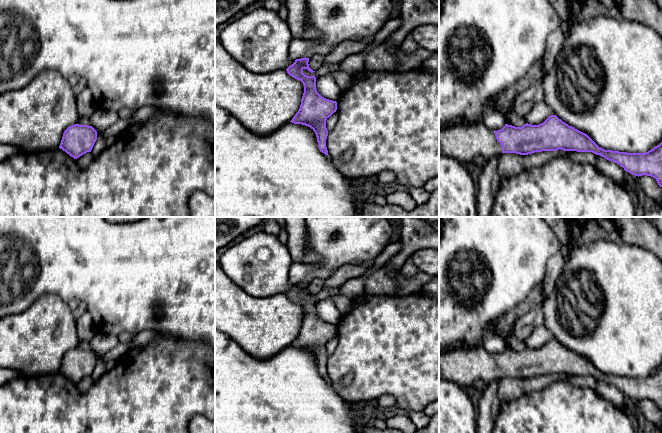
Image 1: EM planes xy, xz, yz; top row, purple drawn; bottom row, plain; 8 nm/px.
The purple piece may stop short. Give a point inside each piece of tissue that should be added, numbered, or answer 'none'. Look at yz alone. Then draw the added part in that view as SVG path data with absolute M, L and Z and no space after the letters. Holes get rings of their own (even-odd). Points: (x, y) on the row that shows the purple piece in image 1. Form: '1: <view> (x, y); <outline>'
1: yz (463, 143); M483 123L450 127L439 133L439 156L448 156L464 164L479 155L488 160L498 154L502 154L502 147L494 131Z

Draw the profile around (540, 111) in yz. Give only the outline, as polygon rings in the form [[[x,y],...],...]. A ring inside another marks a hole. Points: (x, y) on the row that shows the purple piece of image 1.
[[[541,101],[533,105],[531,110],[525,115],[525,120],[528,124],[539,125],[551,115],[554,115],[552,109],[544,101]]]

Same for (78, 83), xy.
[[[73,75],[68,78],[68,81],[75,96],[77,96],[87,86],[87,82],[82,76]]]

